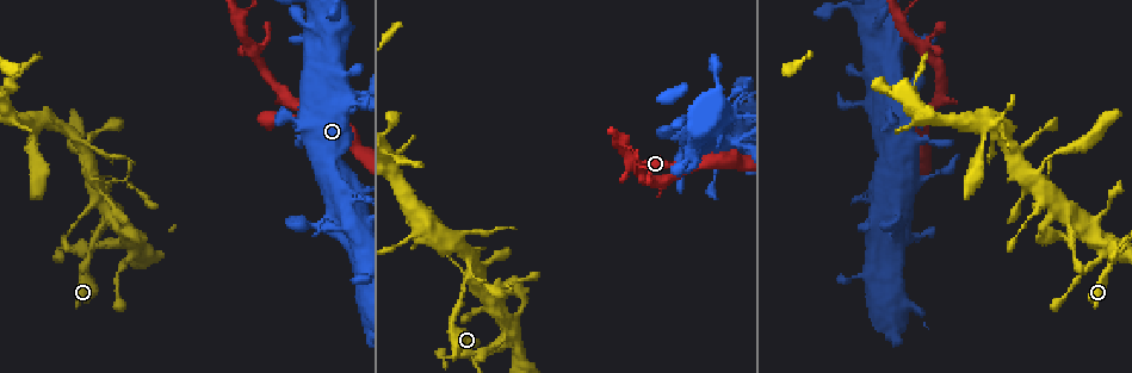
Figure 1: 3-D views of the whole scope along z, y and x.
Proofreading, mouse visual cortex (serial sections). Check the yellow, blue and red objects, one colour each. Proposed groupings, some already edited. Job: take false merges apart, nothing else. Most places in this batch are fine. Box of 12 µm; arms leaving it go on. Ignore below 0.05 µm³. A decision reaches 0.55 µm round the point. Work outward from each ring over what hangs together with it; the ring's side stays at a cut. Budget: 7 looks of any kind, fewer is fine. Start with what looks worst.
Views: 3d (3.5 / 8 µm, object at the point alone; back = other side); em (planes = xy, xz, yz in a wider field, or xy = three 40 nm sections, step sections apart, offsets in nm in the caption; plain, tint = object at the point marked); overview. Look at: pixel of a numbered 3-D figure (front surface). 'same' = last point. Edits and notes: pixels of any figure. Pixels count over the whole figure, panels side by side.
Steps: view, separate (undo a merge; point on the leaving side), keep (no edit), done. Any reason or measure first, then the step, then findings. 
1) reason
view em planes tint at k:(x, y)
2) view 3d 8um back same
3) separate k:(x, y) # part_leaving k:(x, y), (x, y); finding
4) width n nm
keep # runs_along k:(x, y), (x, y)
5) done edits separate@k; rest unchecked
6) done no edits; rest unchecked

three-way junction
view 3d 8um at 1:(465, 351)

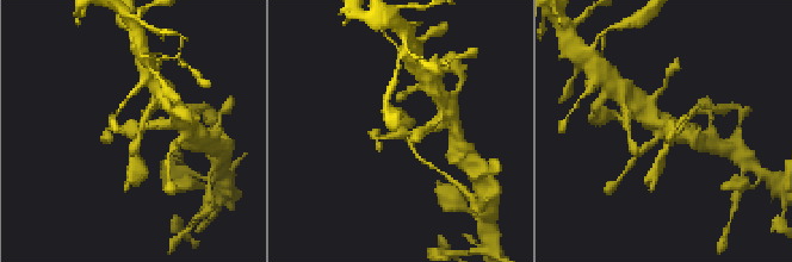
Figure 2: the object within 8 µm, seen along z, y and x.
need the tissue
view em xy step 1 tint at 2:(403, 132)

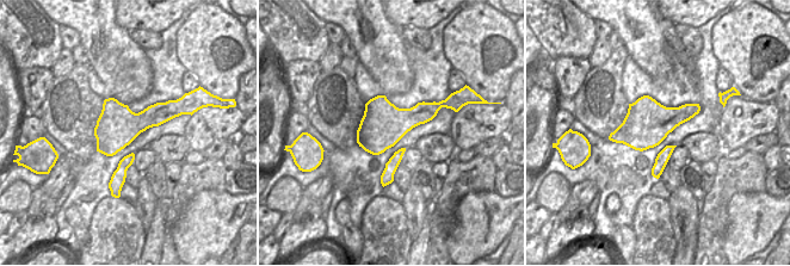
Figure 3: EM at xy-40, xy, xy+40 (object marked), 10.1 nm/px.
keep # runs_along 2:(137, 162), (134, 131), (165, 124); one cell here

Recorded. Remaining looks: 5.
sudden change in width
view 3d 8um at 1:(701, 166)

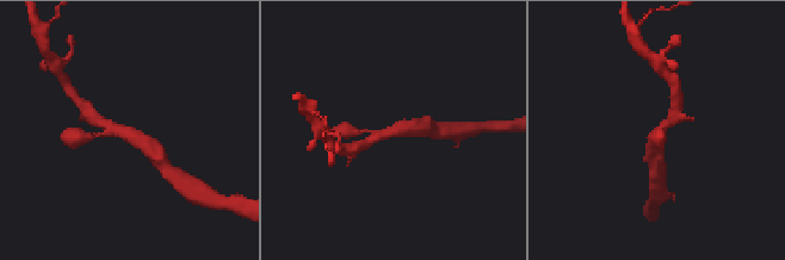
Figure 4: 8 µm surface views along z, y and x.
shape alone is not enough
view em xy step 5 tint at 4:(386, 134)

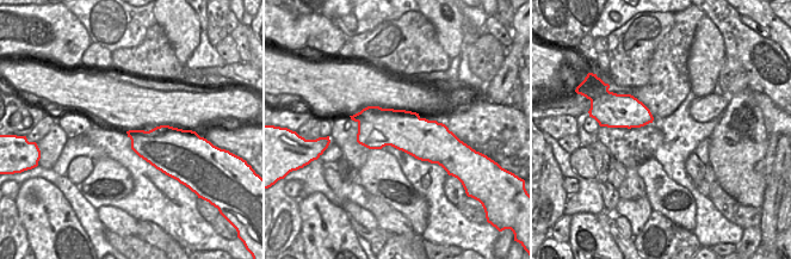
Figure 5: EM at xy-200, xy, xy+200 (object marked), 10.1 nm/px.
arms 3
keep # runs_along 4:(88, 136), (119, 130), (149, 148); continuous, no second cell

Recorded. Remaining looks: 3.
four arms meet
view 3d 3.5um back at 1:(422, 224)

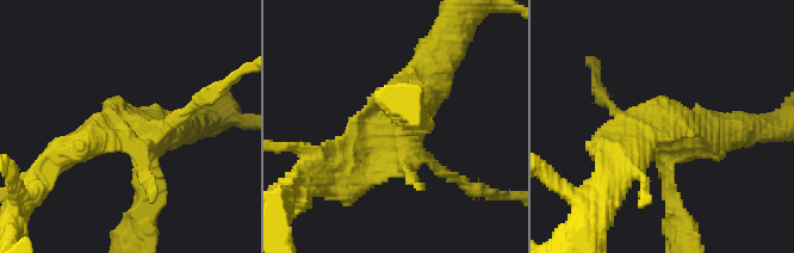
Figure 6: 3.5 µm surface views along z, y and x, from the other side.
arms 4; arm_widths 200, 200, 350, 500 nm
view em xy step 1 tint at 6:(667, 129)

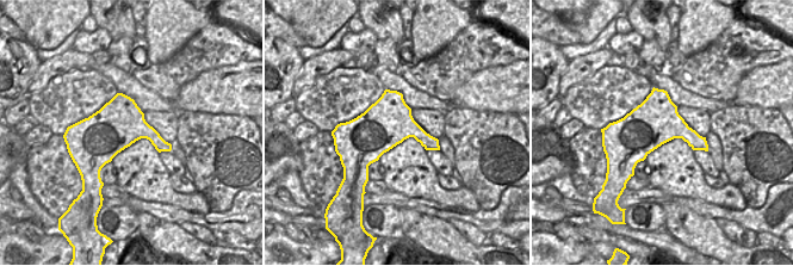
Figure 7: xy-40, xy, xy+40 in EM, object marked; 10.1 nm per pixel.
keep # runs_along 6:(349, 171), (374, 155), (440, 57); one cell here

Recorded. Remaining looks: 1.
done no edits; rest unchecked

